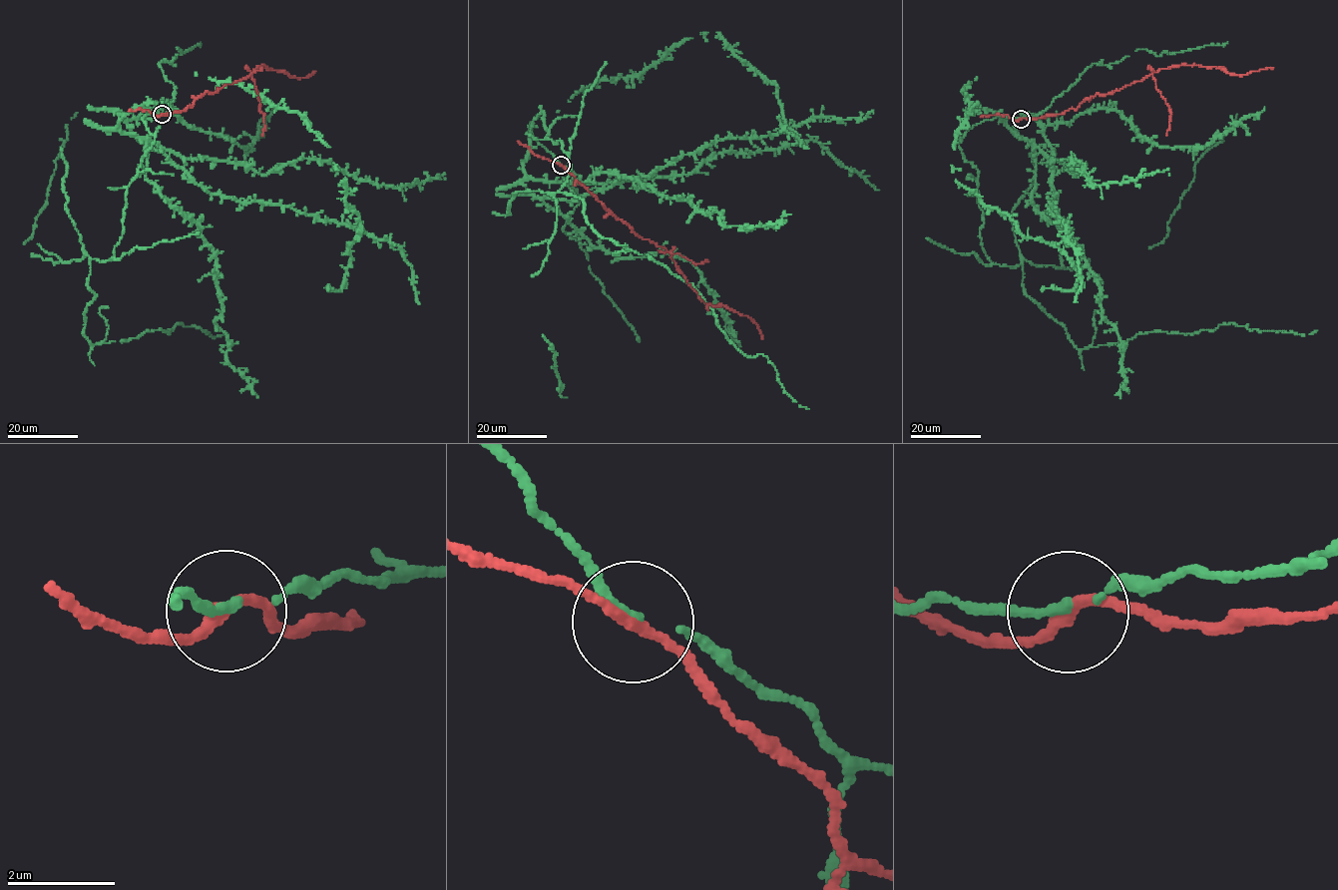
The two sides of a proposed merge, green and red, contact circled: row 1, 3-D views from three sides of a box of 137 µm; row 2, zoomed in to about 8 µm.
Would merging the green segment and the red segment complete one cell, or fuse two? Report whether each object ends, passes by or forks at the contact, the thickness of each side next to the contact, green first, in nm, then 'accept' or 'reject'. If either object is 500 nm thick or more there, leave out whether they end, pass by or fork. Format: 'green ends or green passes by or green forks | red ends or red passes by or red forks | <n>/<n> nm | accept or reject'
green passes by | red passes by | 120/190 nm | reject

